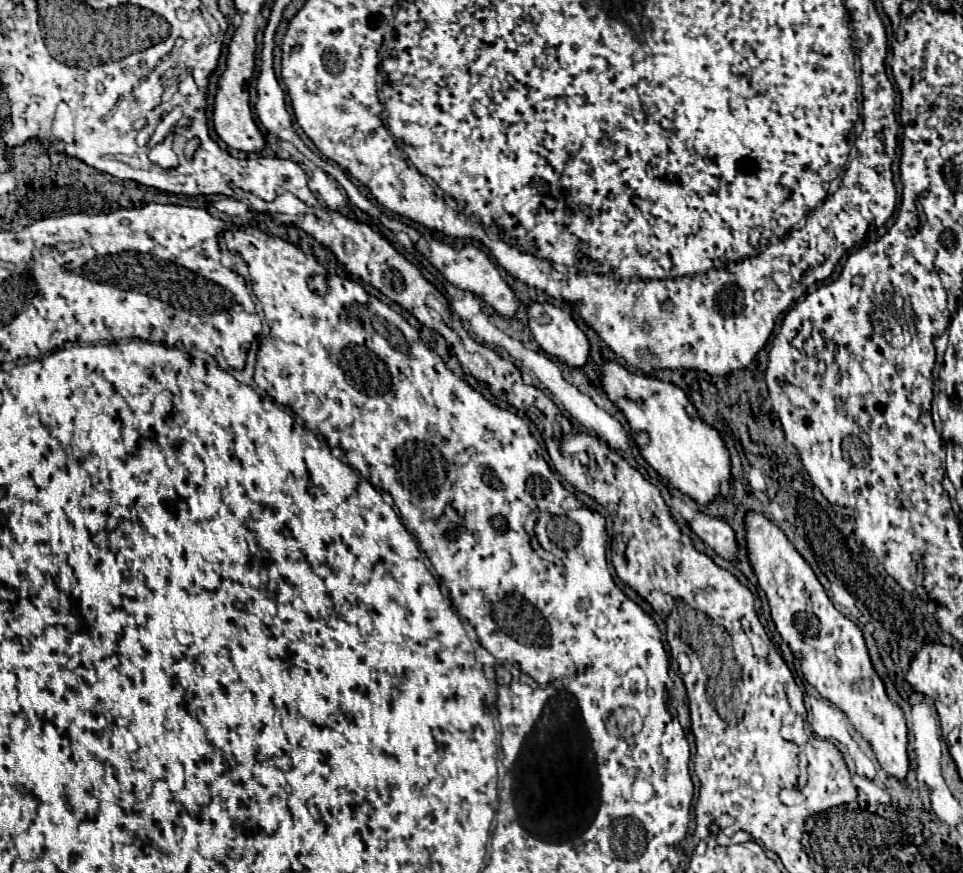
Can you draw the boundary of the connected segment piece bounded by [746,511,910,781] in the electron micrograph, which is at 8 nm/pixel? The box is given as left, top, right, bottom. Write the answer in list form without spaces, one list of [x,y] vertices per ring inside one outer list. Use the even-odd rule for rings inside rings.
[[[754,511],[746,513],[746,541],[750,563],[768,597],[776,629],[800,661],[806,681],[824,699],[844,711],[854,729],[870,743],[882,769],[898,781],[904,781],[910,767],[906,719],[900,707],[890,701],[886,687],[870,661],[860,627],[836,611],[810,565],[792,547],[786,535],[764,515]]]

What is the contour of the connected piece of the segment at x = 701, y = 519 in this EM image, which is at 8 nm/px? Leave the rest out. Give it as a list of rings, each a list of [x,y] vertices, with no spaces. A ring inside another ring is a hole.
[[[698,513],[696,519],[690,523],[690,529],[708,545],[712,547],[720,557],[728,561],[736,561],[738,557],[738,545],[736,545],[736,535],[732,527],[722,521],[708,517],[704,513]]]

